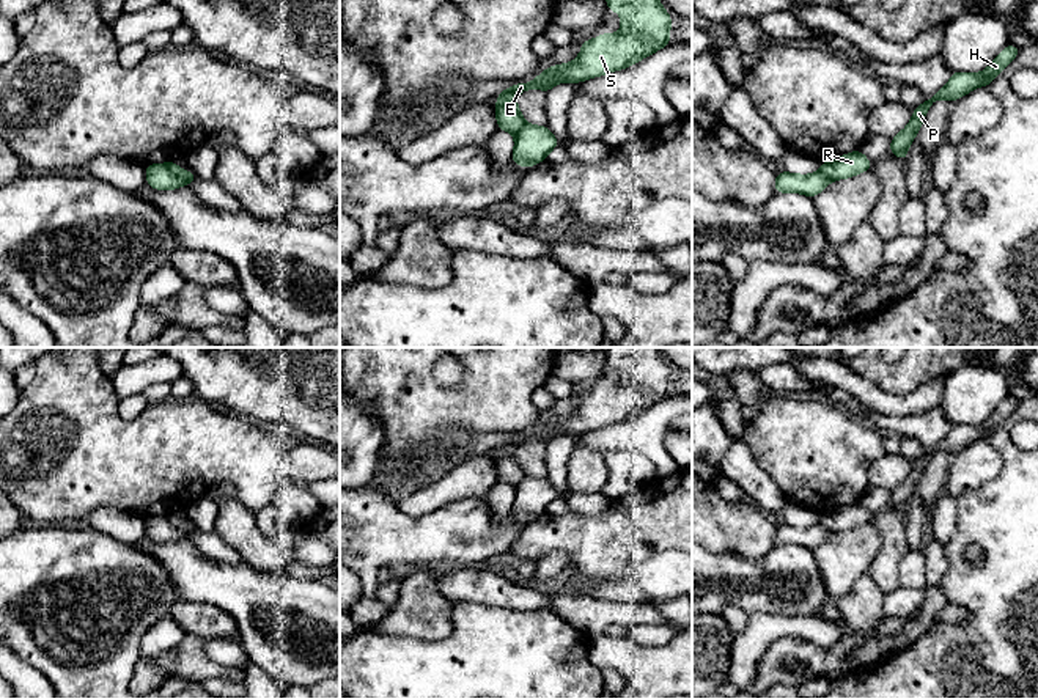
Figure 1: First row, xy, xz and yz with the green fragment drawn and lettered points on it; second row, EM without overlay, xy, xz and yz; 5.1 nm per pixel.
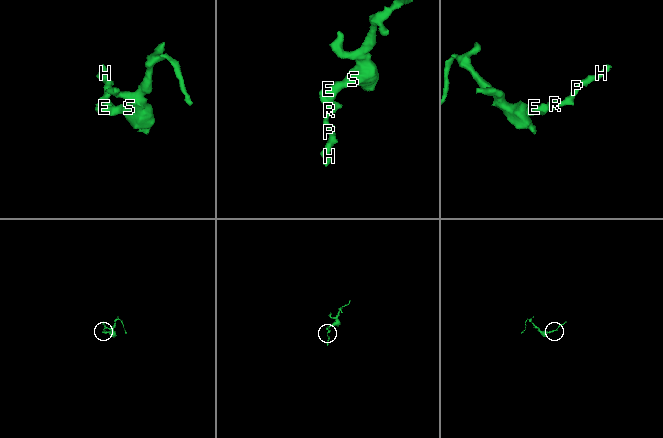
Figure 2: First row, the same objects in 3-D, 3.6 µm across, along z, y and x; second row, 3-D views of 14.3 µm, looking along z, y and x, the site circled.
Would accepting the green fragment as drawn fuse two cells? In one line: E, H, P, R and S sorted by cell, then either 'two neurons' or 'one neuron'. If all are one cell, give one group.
E S / H P R; two neurons

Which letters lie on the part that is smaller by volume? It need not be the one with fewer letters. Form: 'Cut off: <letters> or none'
Cut off: H, P, R

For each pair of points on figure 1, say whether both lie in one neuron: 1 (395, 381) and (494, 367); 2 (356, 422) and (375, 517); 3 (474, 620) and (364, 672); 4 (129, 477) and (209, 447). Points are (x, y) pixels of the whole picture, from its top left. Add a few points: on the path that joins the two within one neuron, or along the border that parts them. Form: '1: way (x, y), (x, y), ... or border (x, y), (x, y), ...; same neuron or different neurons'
1: way (412, 398), (463, 398), (467, 393); same neuron
2: border (367, 486), (356, 491); different neurons
3: way (452, 648), (428, 672), (392, 672); same neuron
4: way (150, 464), (162, 461), (183, 447), (189, 447); same neuron

